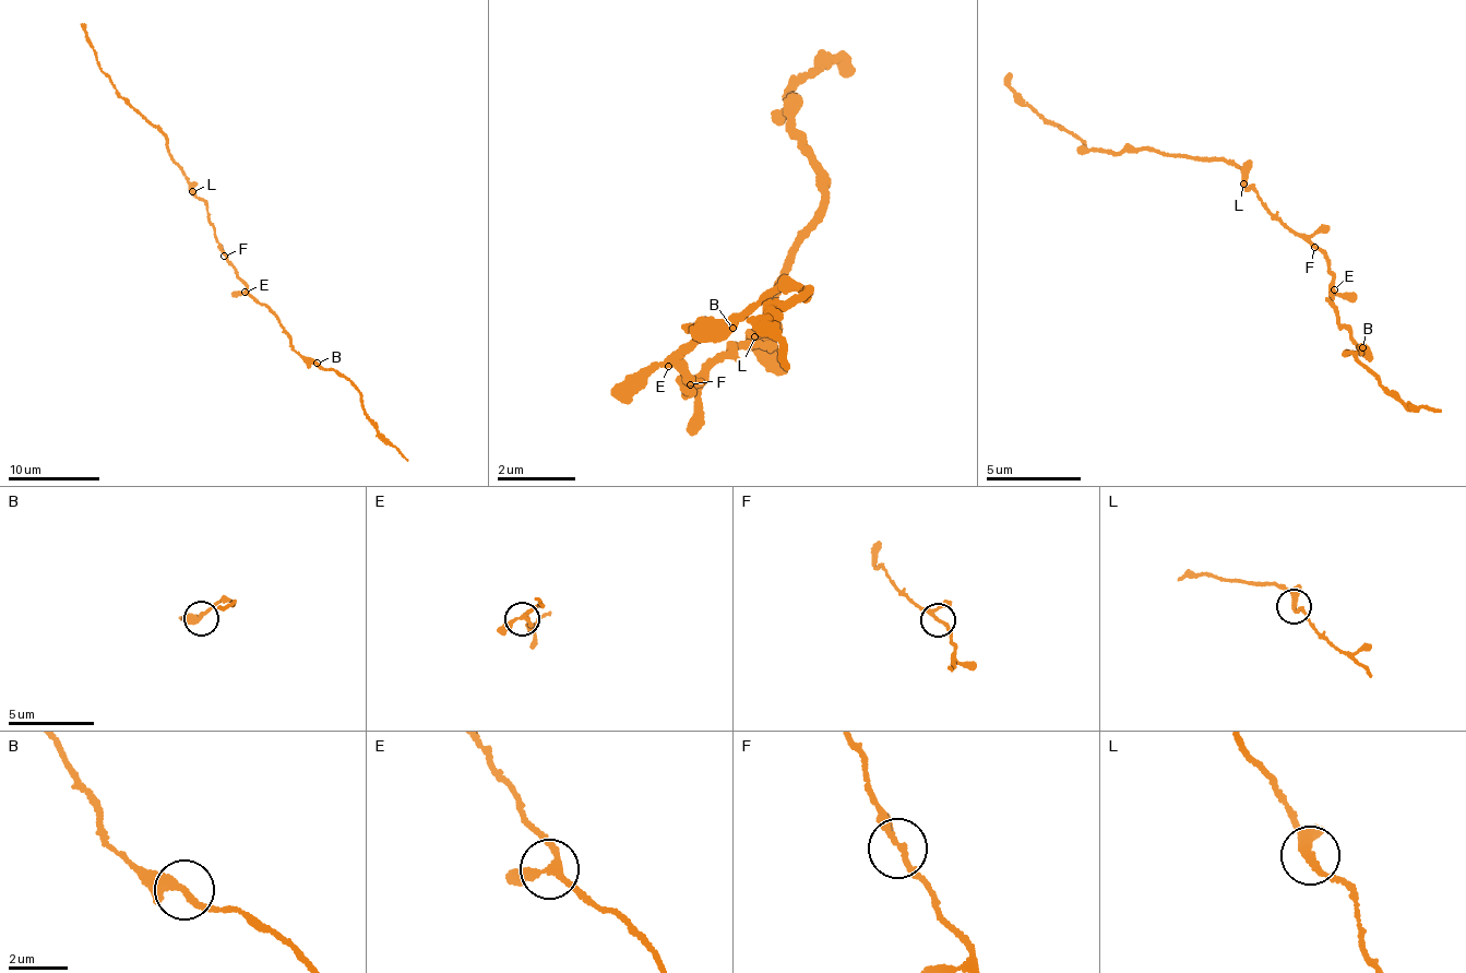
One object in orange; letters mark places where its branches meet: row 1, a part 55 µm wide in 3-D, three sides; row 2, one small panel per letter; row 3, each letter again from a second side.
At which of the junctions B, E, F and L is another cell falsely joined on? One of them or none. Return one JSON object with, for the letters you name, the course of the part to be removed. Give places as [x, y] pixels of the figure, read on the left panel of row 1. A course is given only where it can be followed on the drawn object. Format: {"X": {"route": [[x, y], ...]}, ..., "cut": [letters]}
{"cut": []}

